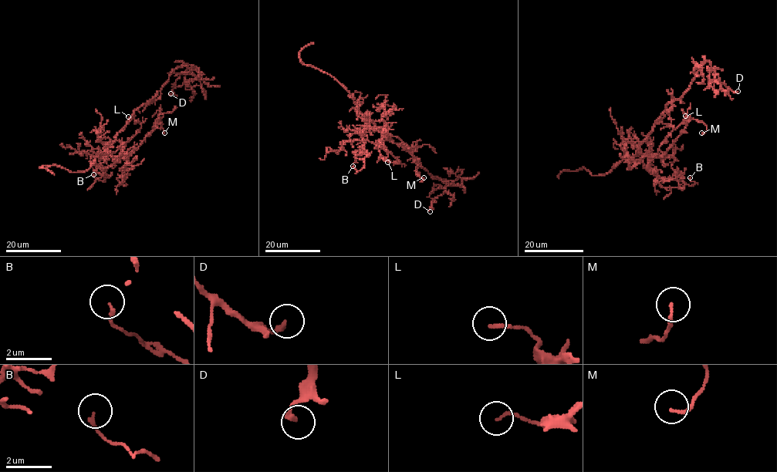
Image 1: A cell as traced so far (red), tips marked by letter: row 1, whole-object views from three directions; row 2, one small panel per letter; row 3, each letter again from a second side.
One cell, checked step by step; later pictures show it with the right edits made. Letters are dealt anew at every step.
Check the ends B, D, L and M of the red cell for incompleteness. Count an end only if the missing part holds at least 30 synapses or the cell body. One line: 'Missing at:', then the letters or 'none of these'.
Missing at: none of these

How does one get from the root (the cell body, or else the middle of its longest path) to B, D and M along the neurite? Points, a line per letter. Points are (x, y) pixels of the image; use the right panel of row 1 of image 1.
B: (653, 127), (639, 147), (648, 157), (650, 169), (664, 180), (683, 181), (692, 185), (695, 183), (690, 177)
D: (653, 127), (665, 106), (679, 99), (689, 87), (704, 59), (710, 62), (722, 83), (734, 92), (738, 91)
M: (653, 127), (639, 147), (648, 161), (665, 137), (684, 120), (697, 119), (703, 123), (706, 130), (701, 133)

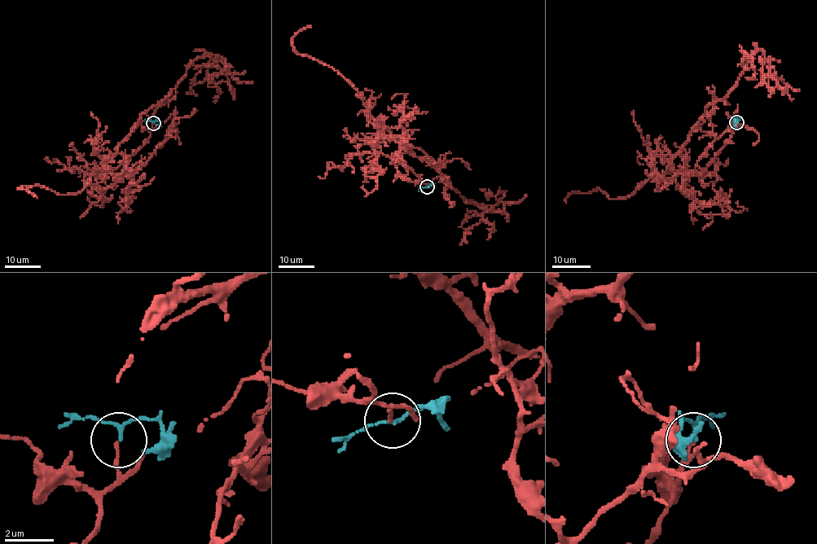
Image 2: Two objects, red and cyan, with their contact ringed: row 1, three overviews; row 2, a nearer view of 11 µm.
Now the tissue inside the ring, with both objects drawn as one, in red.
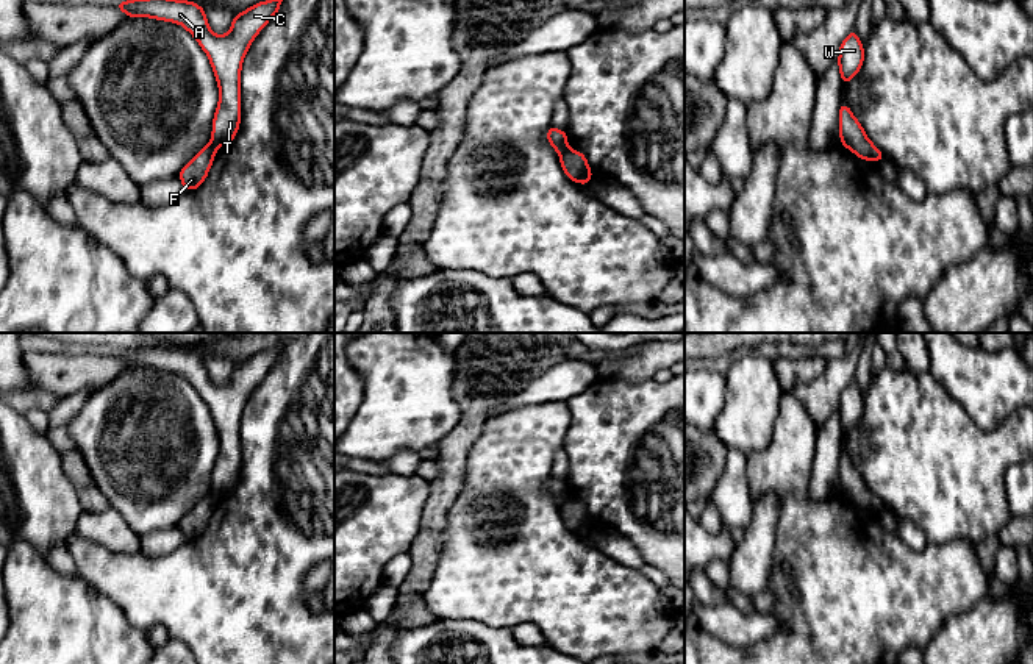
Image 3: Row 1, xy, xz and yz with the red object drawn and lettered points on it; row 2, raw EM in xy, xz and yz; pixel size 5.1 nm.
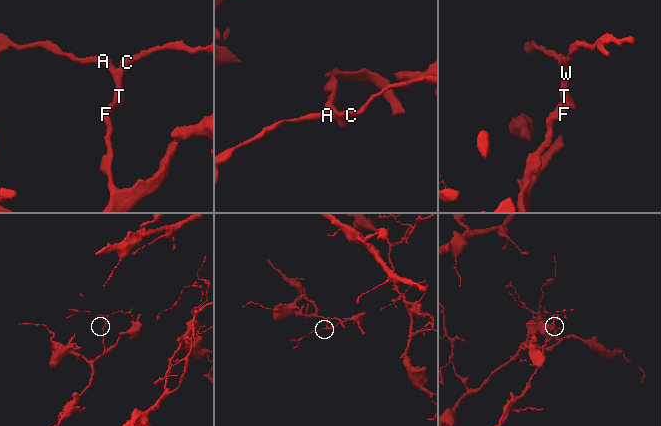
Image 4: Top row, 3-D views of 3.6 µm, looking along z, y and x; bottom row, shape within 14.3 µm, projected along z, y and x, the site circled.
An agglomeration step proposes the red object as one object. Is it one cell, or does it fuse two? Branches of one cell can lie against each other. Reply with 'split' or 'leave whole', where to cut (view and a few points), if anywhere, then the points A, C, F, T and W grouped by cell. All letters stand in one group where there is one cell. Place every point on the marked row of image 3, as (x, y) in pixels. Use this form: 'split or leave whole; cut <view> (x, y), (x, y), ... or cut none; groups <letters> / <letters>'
split; cut xz (566, 147), (560, 153); groups A C T W / F

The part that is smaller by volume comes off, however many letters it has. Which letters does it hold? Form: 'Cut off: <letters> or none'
Cut off: A, C, T, W

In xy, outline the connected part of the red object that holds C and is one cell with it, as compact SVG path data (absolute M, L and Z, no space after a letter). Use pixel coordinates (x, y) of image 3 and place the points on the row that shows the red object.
M130 0L116 6L130 19L153 17L183 25L209 58L219 83L219 106L213 120L211 144L216 148L231 142L241 122L241 66L255 36L280 9L283 0L256 3L236 14L231 30L217 36L211 31L205 9L184 0Z

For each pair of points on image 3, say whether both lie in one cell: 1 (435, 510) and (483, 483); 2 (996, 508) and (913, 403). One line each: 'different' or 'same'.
1: different
2: same

